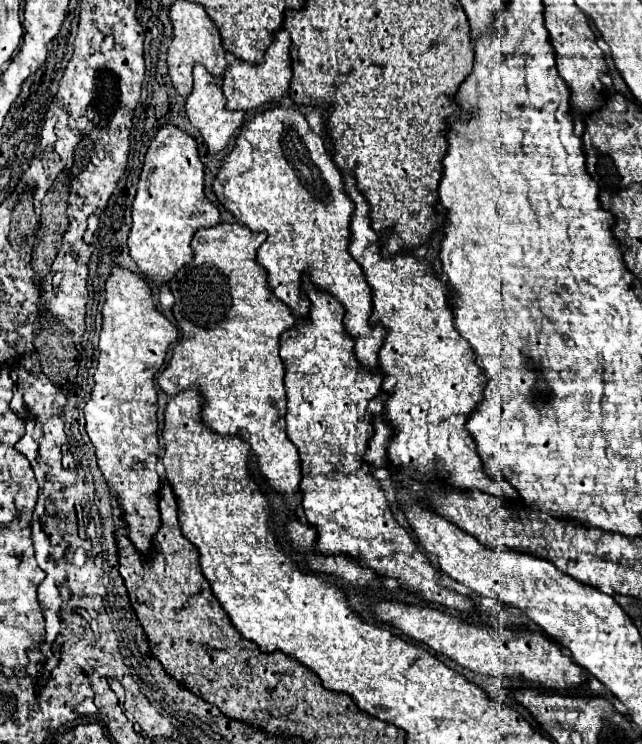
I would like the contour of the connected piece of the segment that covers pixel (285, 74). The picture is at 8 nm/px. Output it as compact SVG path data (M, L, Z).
M286 30L276 32L272 44L268 46L266 54L264 54L264 62L262 64L246 64L246 62L236 62L232 66L226 68L224 72L224 82L222 82L222 90L226 96L226 108L228 110L256 110L268 102L278 100L288 88L290 88L290 80L292 80L292 64L290 64L290 36Z

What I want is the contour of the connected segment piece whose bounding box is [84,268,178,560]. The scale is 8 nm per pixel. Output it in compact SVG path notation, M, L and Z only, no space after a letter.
M114 268L110 278L106 280L106 302L102 306L102 332L100 332L100 356L98 356L98 368L94 372L94 390L90 394L90 400L84 408L86 416L86 432L96 448L96 458L100 472L106 478L106 484L114 490L114 500L118 502L124 522L128 524L128 538L134 544L134 548L150 560L154 556L152 540L156 532L160 530L160 490L162 480L156 474L156 462L158 462L158 420L156 420L156 388L154 388L154 376L160 370L160 366L166 360L166 352L172 342L178 338L178 330L174 324L162 316L154 302L152 302L152 290L146 284L144 278L138 274Z

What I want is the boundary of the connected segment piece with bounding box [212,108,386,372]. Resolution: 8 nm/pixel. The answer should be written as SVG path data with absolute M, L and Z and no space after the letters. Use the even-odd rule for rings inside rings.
M274 108L258 114L252 122L248 122L238 140L234 150L224 158L222 168L212 184L216 198L220 204L234 214L234 218L254 232L266 232L266 242L258 248L256 262L266 268L268 284L278 300L288 304L292 314L298 320L306 320L310 314L310 300L302 288L304 272L308 272L310 282L314 288L334 296L344 308L344 328L348 336L354 340L354 356L362 368L378 370L378 352L386 338L386 328L380 324L370 322L372 314L372 290L364 280L360 264L350 256L350 220L354 212L354 202L350 200L342 172L336 170L332 164L332 152L324 146L324 138L316 136L306 118L292 110L292 108Z

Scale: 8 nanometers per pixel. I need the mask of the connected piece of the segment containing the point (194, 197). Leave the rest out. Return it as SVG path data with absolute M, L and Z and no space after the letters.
M164 126L162 130L156 132L156 136L150 142L138 182L138 192L132 204L132 230L128 236L128 248L140 274L158 288L162 284L168 284L172 276L176 276L176 272L184 268L184 264L190 264L192 236L196 234L196 230L216 226L218 222L220 222L220 212L204 194L204 166L198 158L194 138L190 138L186 132L182 132L176 126Z

